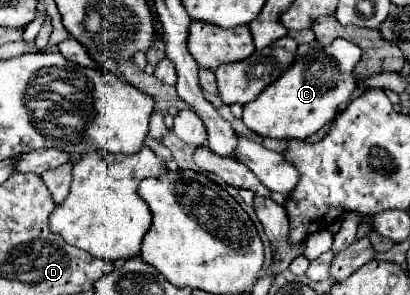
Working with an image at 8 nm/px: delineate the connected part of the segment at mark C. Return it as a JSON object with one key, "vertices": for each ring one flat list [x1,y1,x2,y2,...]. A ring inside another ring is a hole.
{"vertices":[[337,38,327,48,309,48,307,54,301,54,307,46,299,48,299,56,291,70,287,70,277,82,267,86,257,100,243,106,243,122,249,130,263,138,281,138,281,140,305,140,323,128,329,120,335,118,337,106,347,102,353,88,353,68,361,58,359,46,349,40],[311,64,321,66,327,74,311,74]]}

